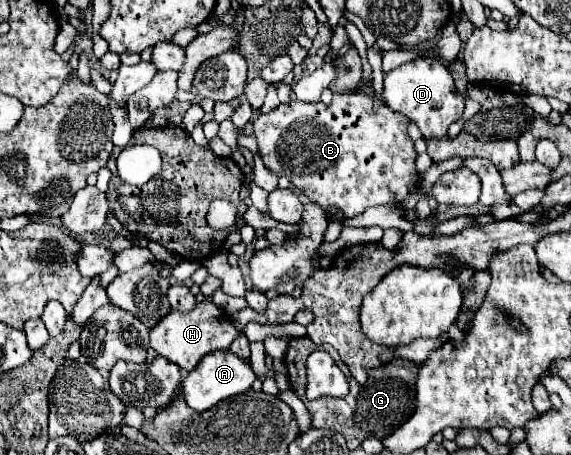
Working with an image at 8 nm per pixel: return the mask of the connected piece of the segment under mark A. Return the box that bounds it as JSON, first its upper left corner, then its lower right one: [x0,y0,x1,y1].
[182,351,256,411]

